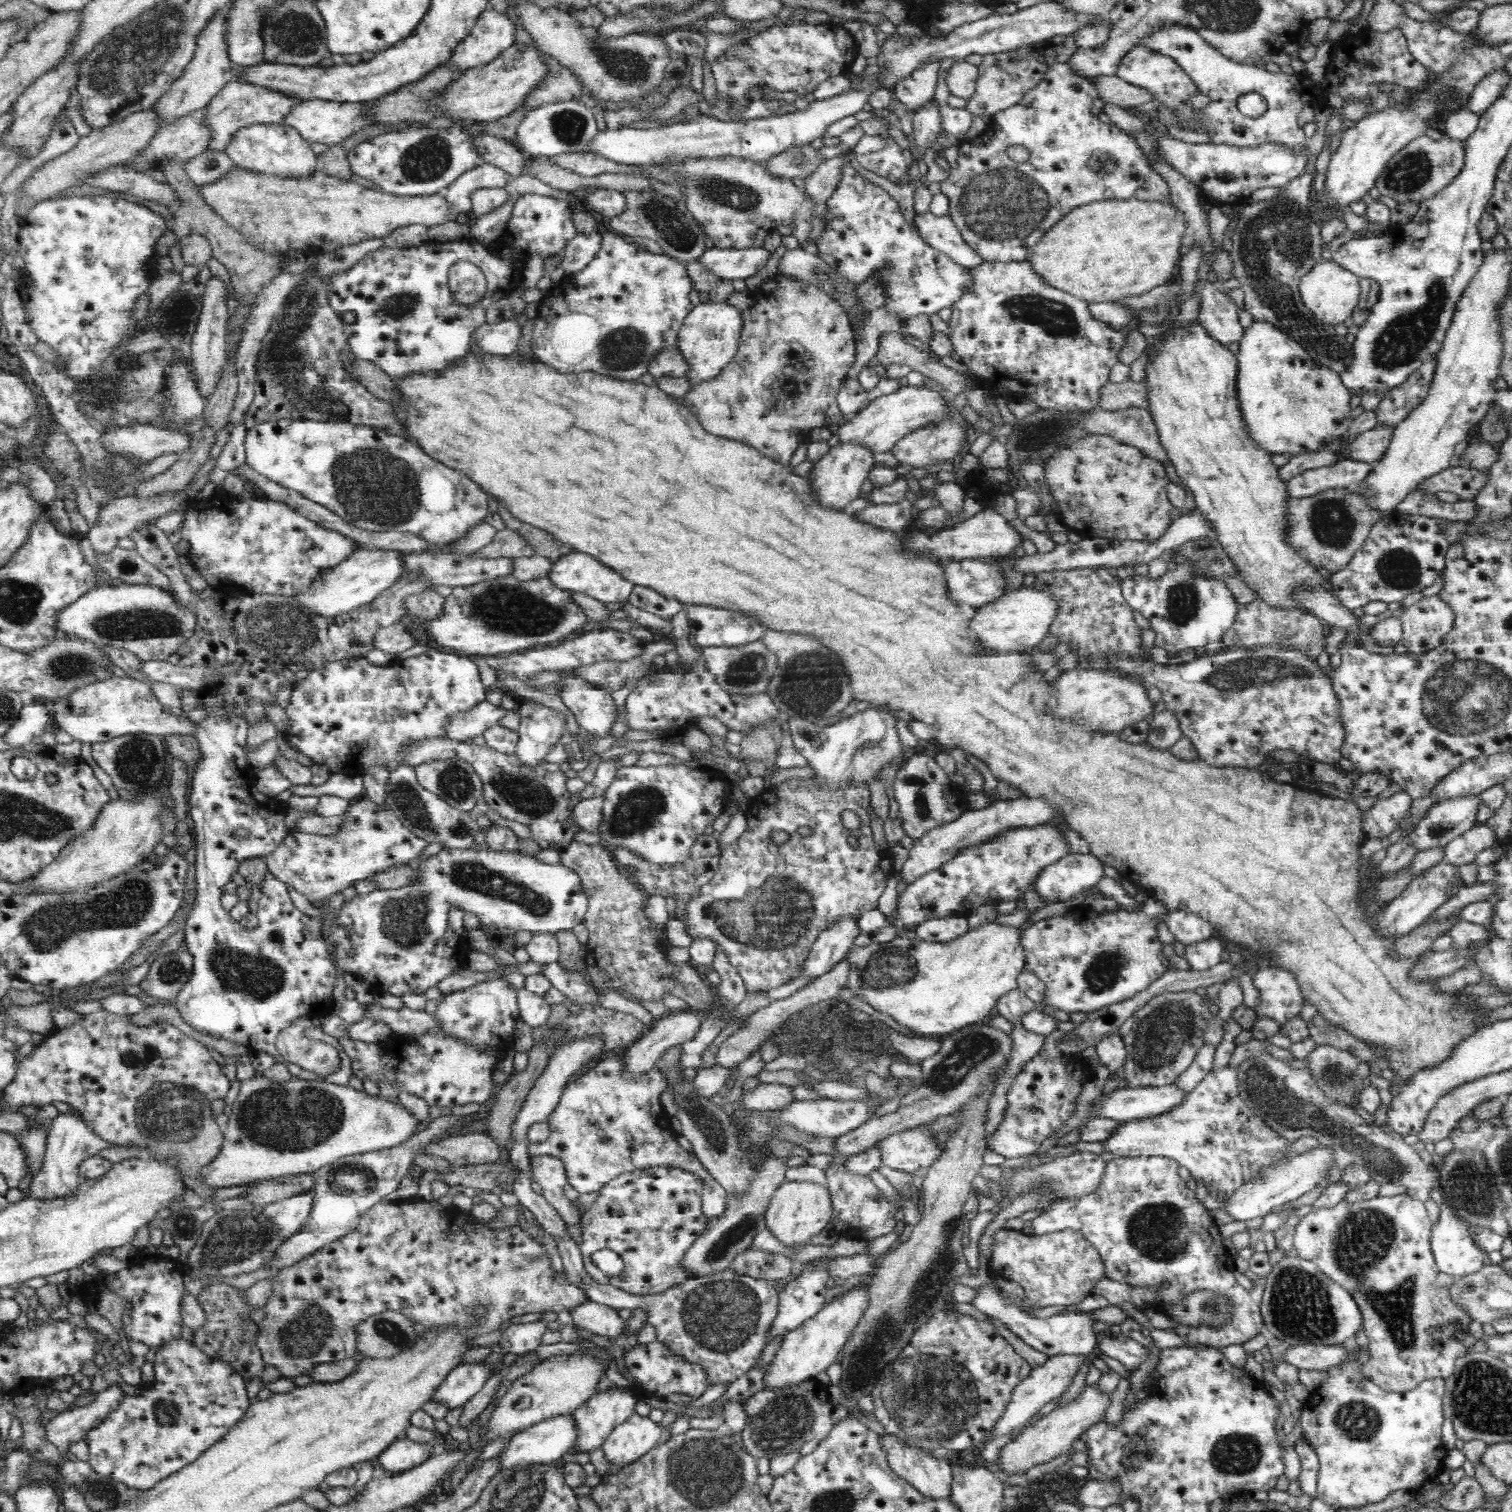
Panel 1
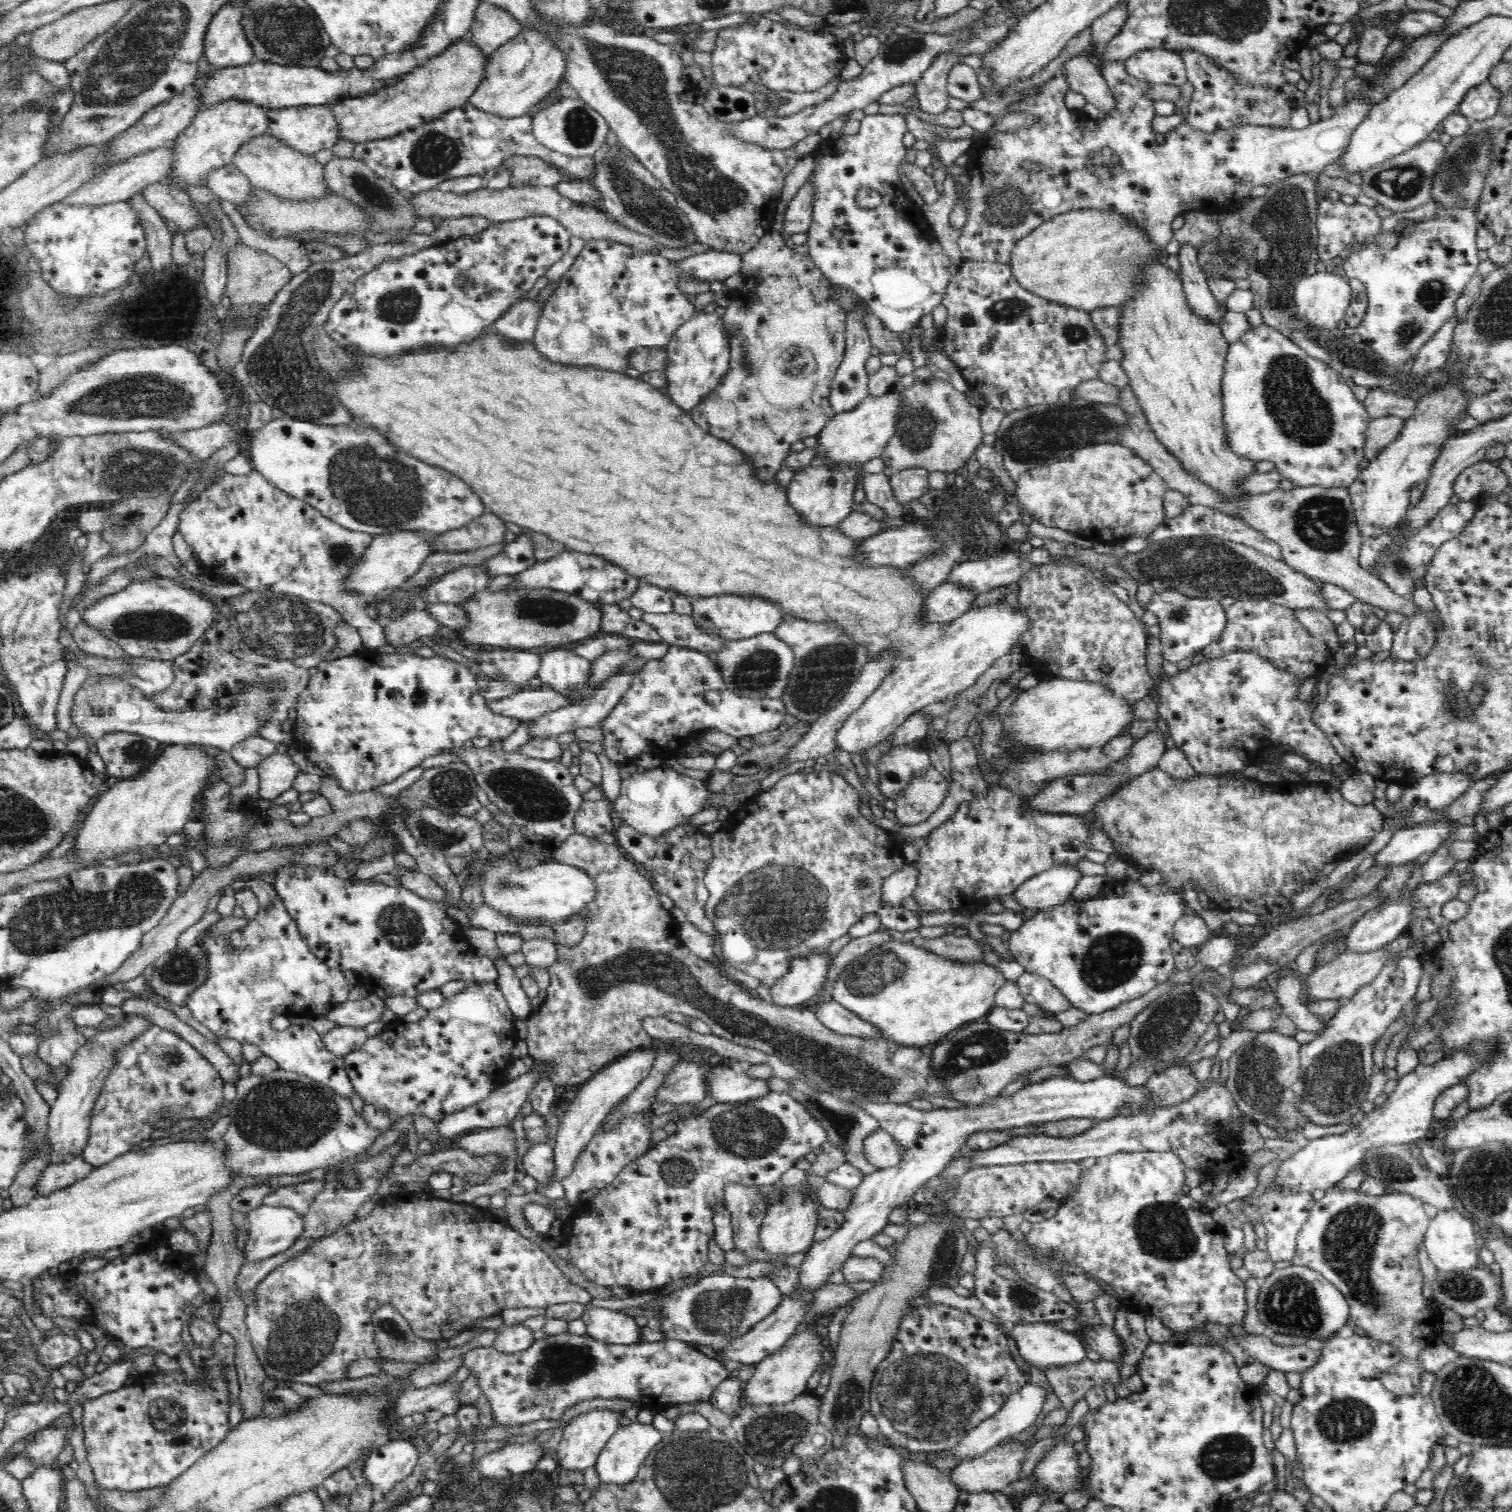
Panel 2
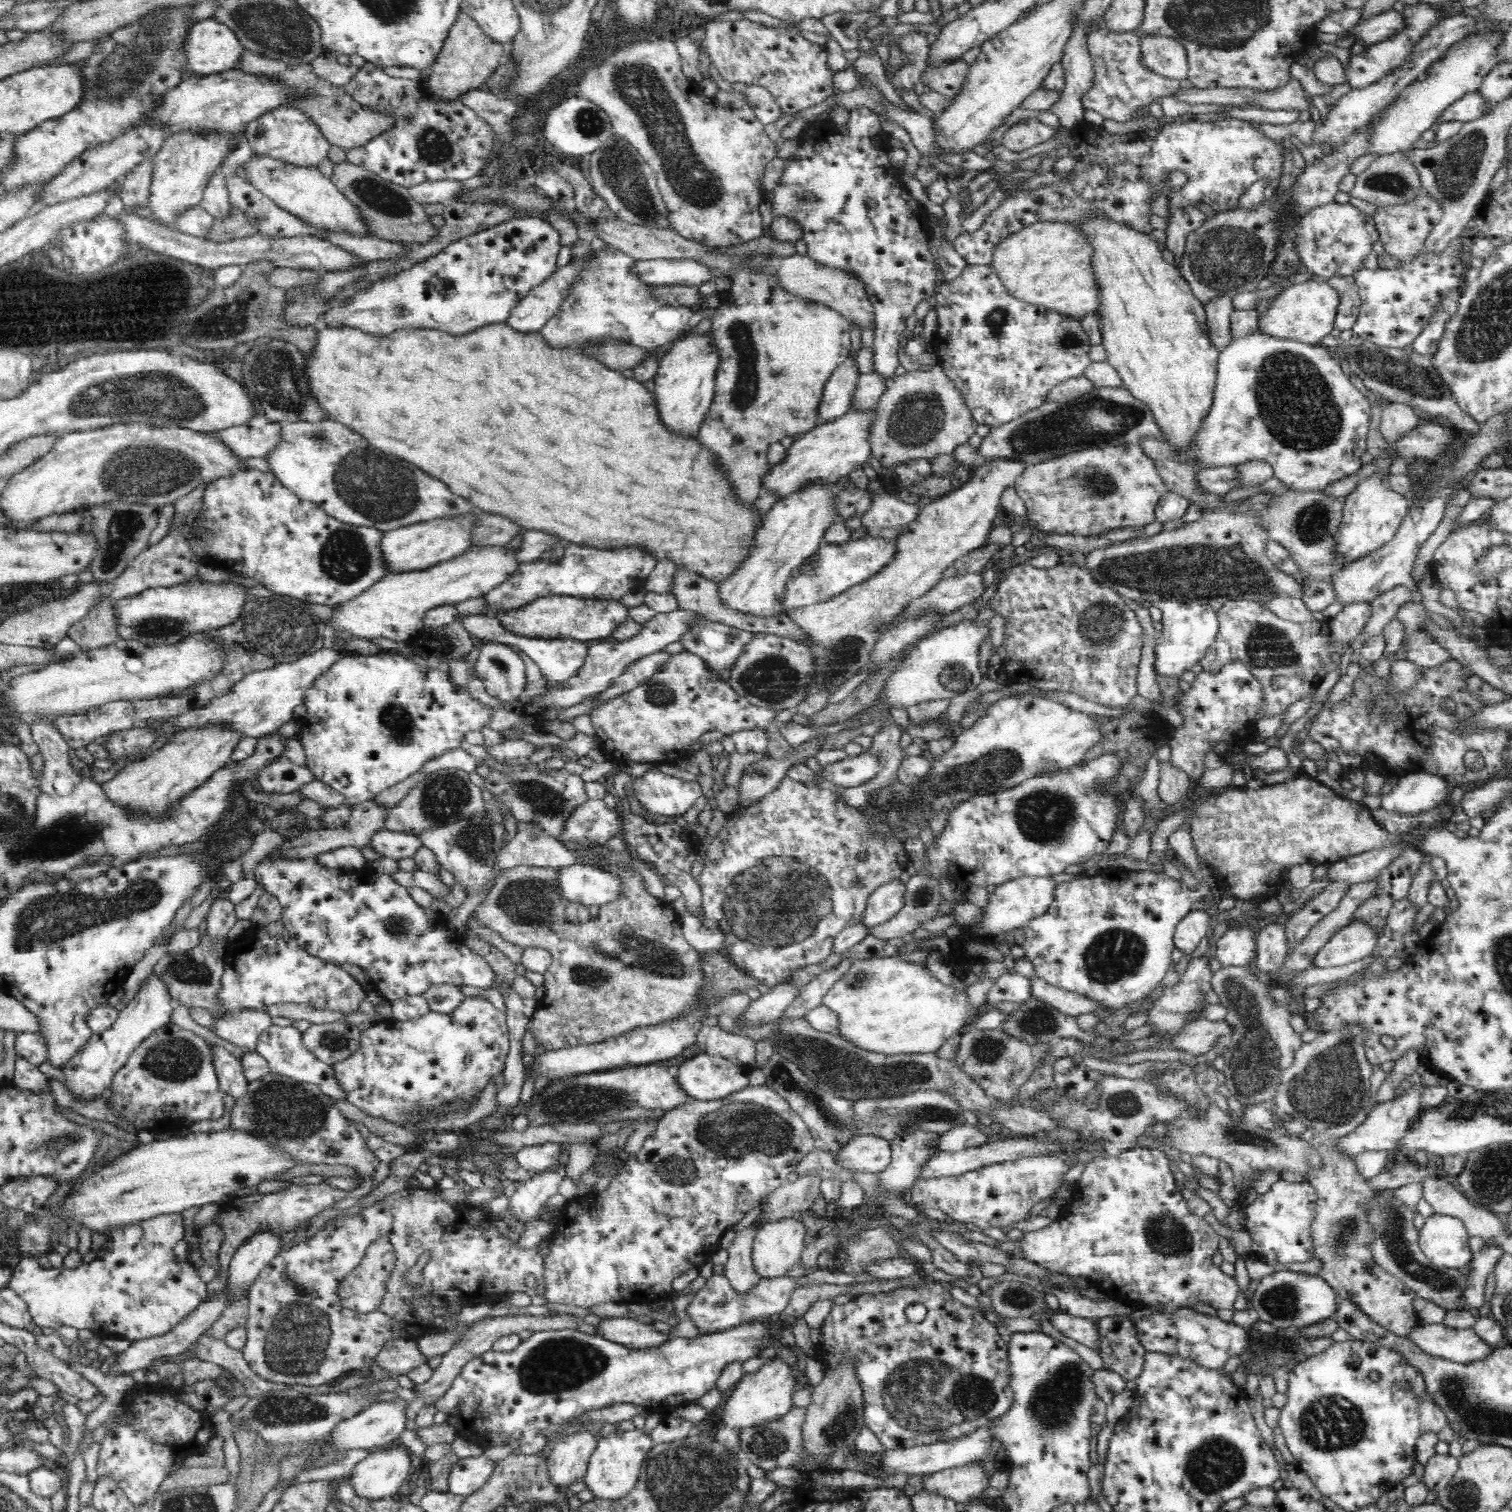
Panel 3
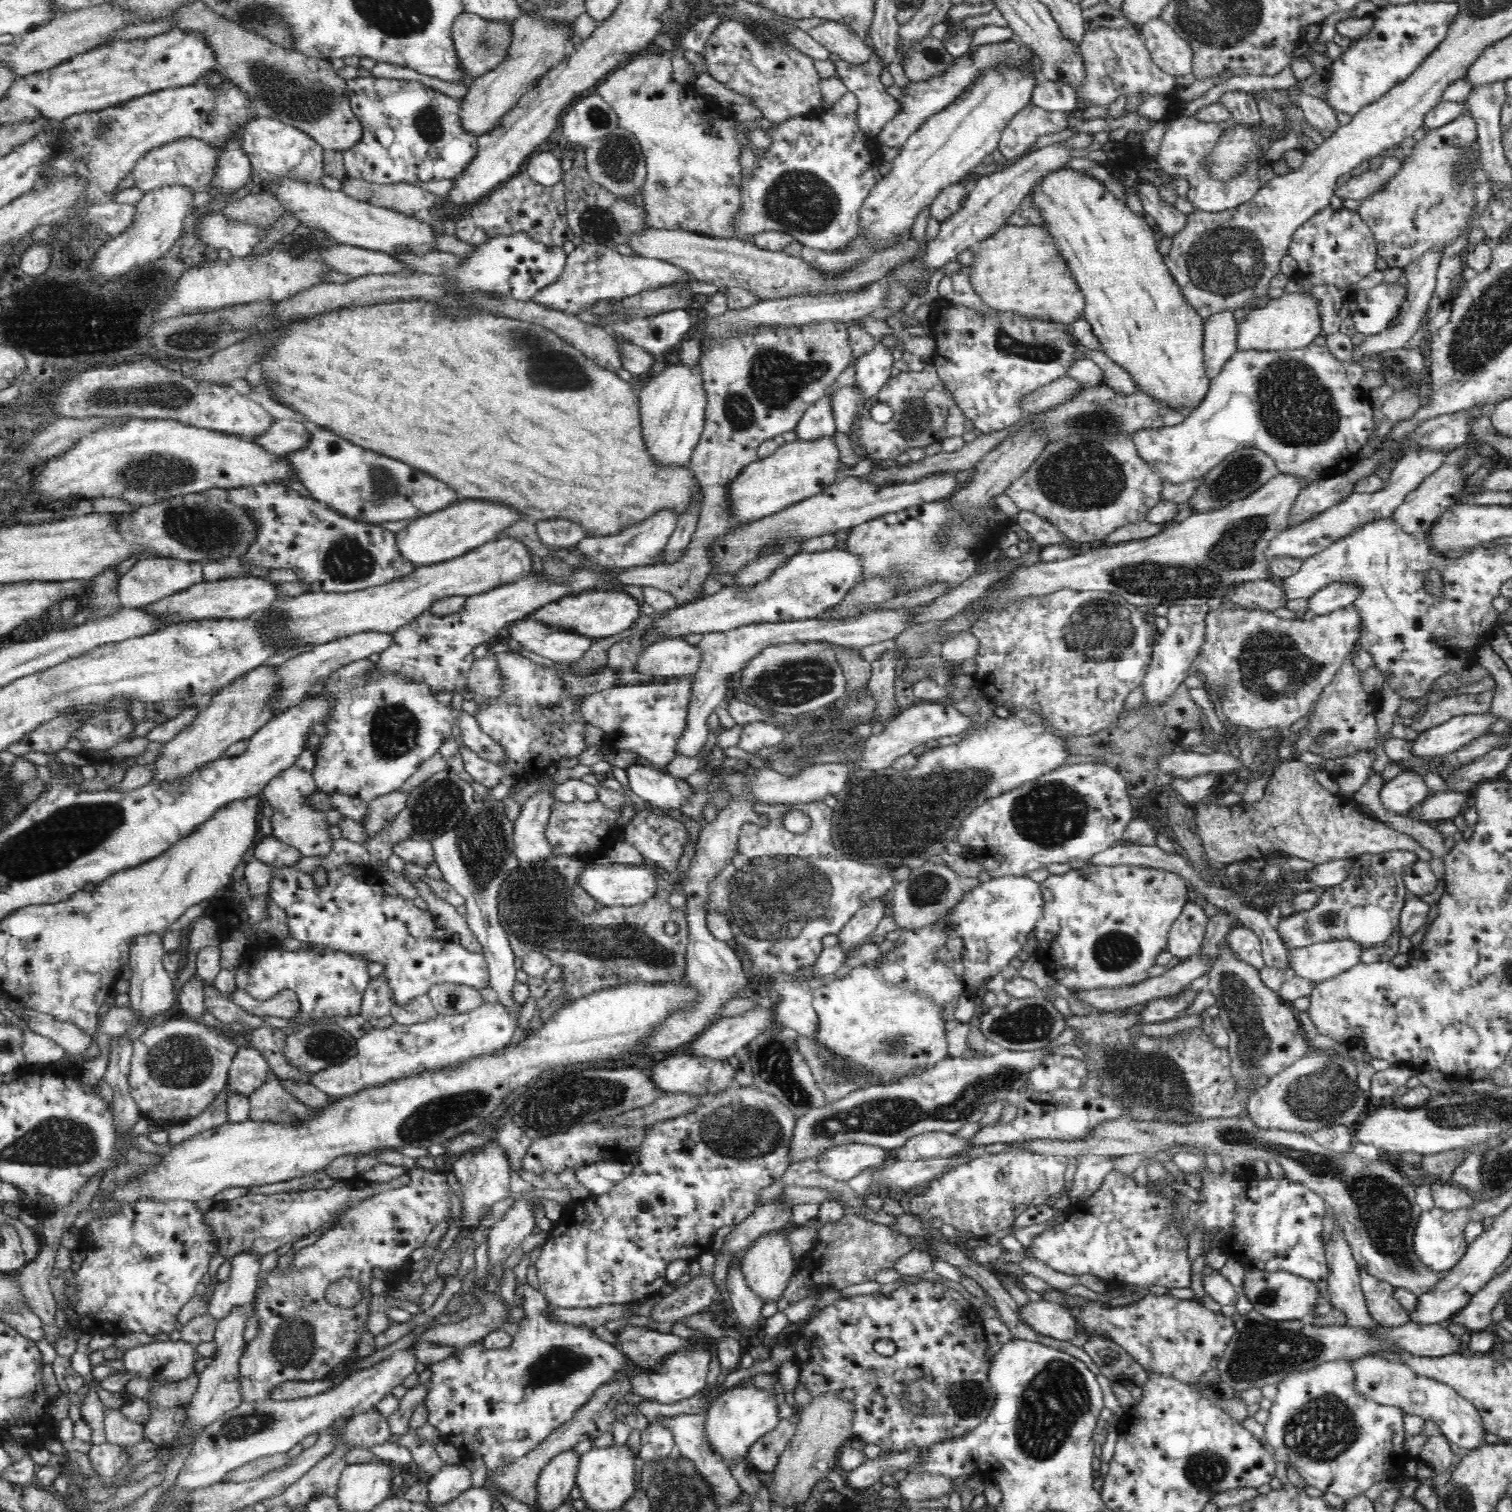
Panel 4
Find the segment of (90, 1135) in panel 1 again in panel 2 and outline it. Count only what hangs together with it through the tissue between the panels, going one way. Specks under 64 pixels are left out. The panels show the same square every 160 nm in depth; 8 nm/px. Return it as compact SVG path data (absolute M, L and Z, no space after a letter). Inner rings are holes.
M126 1014L126 1022L113 1026L110 1030L98 1032L96 1036L87 1040L74 1054L70 1065L72 1072L68 1074L62 1086L58 1088L57 1099L50 1103L49 1129L47 1144L49 1144L49 1159L51 1165L65 1164L70 1159L80 1157L90 1140L90 1126L92 1120L93 1104L101 1089L106 1075L110 1072L115 1061L115 1050L122 1043L126 1043L138 1033L150 1028L152 1023L135 1014Z

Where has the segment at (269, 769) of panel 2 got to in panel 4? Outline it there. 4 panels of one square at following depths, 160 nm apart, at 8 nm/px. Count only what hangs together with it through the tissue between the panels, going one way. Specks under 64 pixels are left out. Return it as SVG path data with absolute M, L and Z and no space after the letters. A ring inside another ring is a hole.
M294 764L272 778L261 795L274 812L271 817L274 837L296 847L305 857L328 856L333 847L326 812L314 809L308 802L309 797L317 791L313 774Z

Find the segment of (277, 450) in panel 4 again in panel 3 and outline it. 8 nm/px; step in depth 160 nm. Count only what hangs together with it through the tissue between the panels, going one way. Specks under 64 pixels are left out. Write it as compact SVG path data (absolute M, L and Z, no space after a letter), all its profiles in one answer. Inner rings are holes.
M269 423L262 429L247 424L216 431L218 441L240 460L265 458L280 440L280 424Z

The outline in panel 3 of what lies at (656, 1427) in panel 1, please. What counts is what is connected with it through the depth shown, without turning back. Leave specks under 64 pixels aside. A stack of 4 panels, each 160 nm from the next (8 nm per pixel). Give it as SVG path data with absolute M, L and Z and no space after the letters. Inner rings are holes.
M638 1429L613 1432L606 1438L602 1438L583 1478L588 1490L594 1494L594 1498L618 1500L626 1496L636 1486L640 1469L654 1446L653 1434Z

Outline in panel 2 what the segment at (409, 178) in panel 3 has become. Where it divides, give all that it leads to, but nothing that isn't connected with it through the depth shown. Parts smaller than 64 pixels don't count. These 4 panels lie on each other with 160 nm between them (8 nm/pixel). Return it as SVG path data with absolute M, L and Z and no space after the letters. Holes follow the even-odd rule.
M470 103L454 108L408 133L361 142L355 145L353 158L362 161L378 178L402 192L414 195L436 189L438 184L461 176L485 174L499 168L507 156L537 156L560 169L569 179L579 180L595 174L593 156L573 157L552 152L542 146L531 132L533 117L500 118L482 112Z

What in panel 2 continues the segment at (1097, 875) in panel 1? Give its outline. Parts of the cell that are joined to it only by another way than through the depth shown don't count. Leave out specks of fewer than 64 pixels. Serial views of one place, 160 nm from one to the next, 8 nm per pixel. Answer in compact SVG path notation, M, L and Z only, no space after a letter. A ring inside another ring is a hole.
M1074 863L1056 865L1026 880L1014 898L1025 910L1044 911L1071 900L1080 878L1082 872Z

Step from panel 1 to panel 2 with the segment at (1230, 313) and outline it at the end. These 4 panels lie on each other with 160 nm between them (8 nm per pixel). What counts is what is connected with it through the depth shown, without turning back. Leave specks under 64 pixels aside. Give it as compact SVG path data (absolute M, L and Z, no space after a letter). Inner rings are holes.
M1181 244L1177 254L1180 260L1179 277L1192 310L1208 322L1219 326L1229 310L1224 307L1210 290L1207 276L1198 261L1198 252L1187 244Z

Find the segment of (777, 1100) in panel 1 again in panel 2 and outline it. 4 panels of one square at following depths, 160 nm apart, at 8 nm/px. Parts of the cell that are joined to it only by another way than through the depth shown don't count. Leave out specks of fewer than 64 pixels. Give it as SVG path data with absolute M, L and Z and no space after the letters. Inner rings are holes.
M720 1060L708 1064L708 1094L720 1103L746 1102L770 1094L770 1083L750 1078L735 1066L725 1066Z

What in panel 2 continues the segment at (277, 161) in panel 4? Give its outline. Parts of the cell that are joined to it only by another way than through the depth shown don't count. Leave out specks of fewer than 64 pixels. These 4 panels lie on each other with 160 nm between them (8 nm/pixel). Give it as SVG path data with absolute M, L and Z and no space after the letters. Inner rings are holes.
M304 105L281 109L268 109L270 126L268 133L276 135L284 143L300 149L300 151L315 155L323 148L332 148L340 138L340 124L336 121L332 105Z

